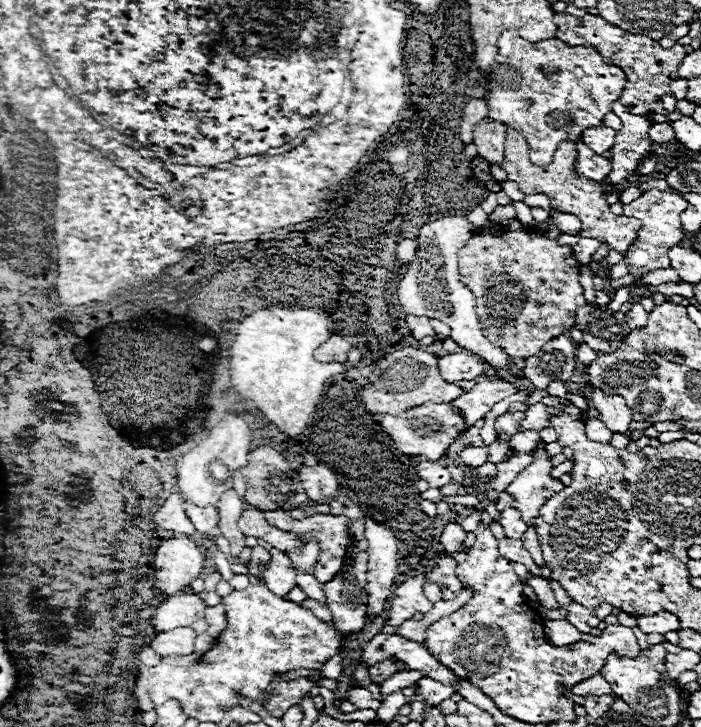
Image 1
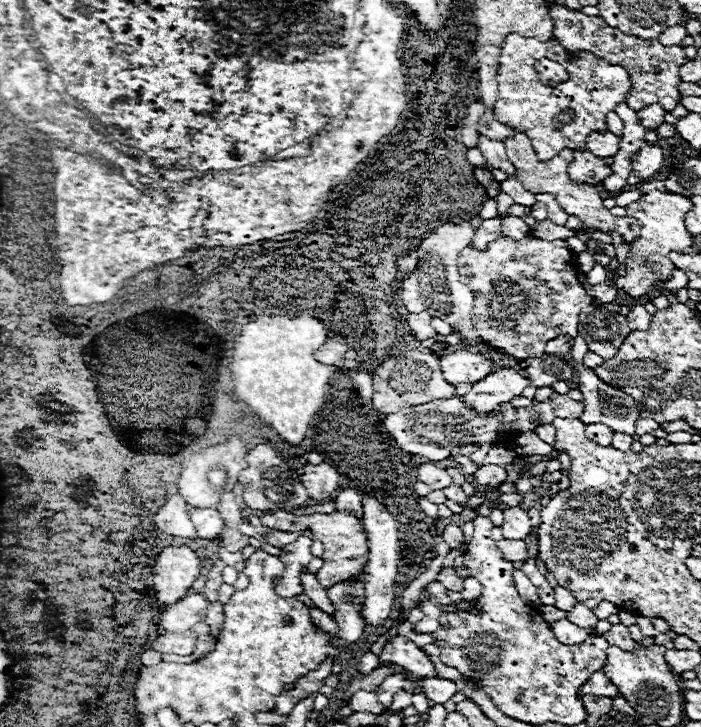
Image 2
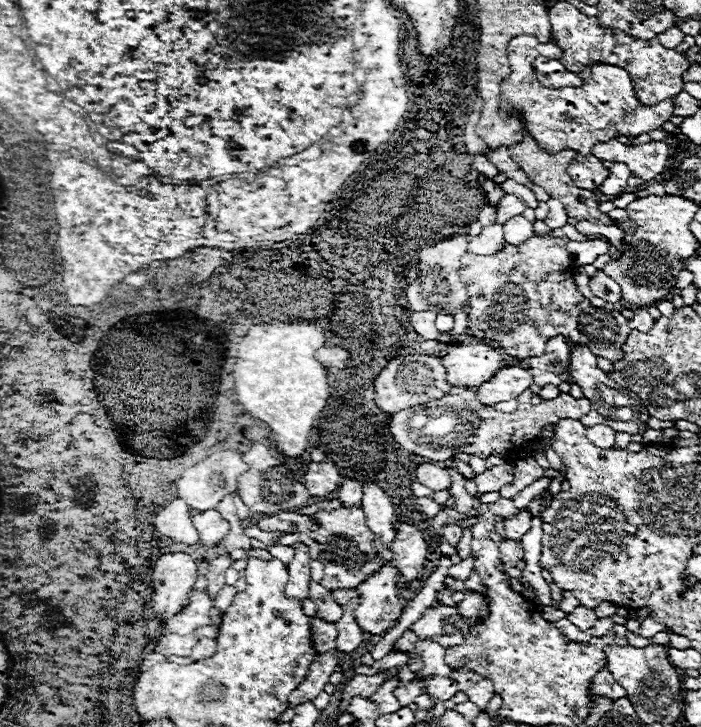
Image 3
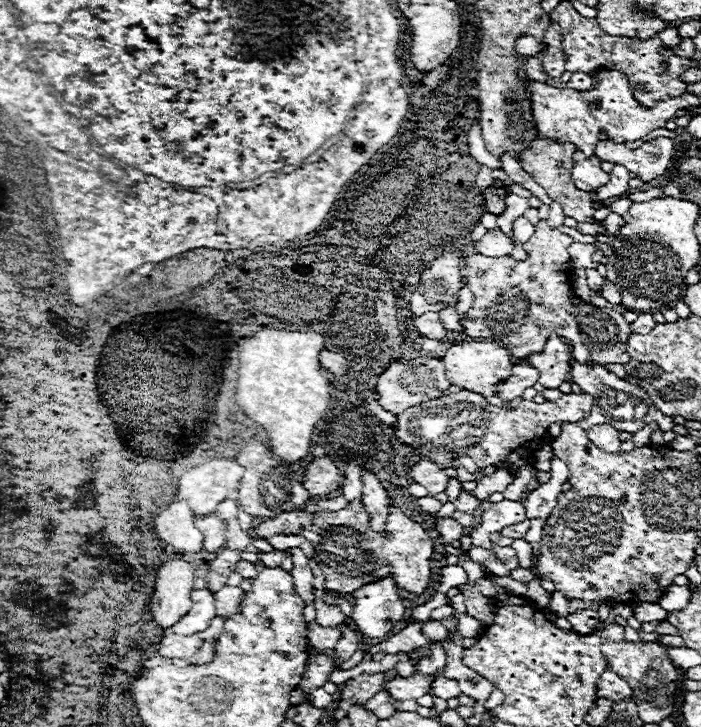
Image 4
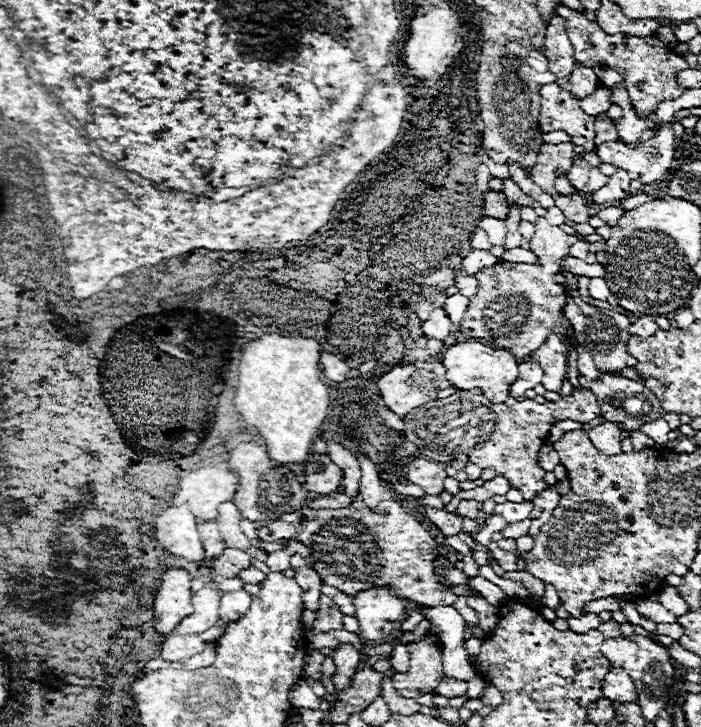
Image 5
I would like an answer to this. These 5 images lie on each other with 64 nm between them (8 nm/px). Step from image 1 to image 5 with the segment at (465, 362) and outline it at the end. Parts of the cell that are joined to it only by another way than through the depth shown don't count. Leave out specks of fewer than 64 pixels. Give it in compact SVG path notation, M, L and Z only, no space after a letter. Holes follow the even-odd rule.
M474 340L458 342L450 346L444 354L442 364L446 368L446 378L452 382L452 386L460 390L482 388L484 396L494 404L502 404L510 398L510 386L518 378L518 362L512 352L502 350L502 348L492 348Z

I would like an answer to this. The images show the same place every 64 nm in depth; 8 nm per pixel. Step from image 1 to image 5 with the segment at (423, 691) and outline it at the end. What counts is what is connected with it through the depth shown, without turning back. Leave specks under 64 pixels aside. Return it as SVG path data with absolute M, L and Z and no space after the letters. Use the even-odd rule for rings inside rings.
M442 678L436 692L446 696L446 698L454 698L454 696L464 696L468 690L468 684L462 682L462 680L456 680L456 678Z

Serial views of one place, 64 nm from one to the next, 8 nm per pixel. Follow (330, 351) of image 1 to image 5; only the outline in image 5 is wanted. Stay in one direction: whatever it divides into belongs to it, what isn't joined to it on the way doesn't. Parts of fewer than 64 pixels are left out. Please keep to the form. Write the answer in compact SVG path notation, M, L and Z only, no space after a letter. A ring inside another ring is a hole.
M322 352L320 364L322 364L324 376L326 376L332 384L344 382L344 380L346 380L346 374L348 374L348 370L350 370L344 360L340 360L338 356L334 356L334 354L330 354L330 352Z

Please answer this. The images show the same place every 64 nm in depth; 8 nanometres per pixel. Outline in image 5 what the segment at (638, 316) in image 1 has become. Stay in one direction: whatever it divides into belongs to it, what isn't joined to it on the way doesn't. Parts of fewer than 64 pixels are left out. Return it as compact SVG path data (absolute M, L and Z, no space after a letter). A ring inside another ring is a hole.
M644 314L644 316L640 316L640 318L630 326L630 334L636 334L636 336L640 336L640 338L646 338L648 334L654 334L656 328L658 328L658 324L656 324L654 316Z

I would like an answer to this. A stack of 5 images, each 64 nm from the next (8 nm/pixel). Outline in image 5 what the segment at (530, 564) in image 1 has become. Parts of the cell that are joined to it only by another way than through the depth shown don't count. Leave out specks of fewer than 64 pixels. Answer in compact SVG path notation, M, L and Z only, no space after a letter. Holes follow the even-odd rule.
M490 542L488 550L490 550L490 554L498 560L498 564L500 564L506 572L512 572L512 570L518 568L518 566L516 566L516 556L510 554L510 552L506 552L506 550L500 550L500 548L496 546L496 542Z

